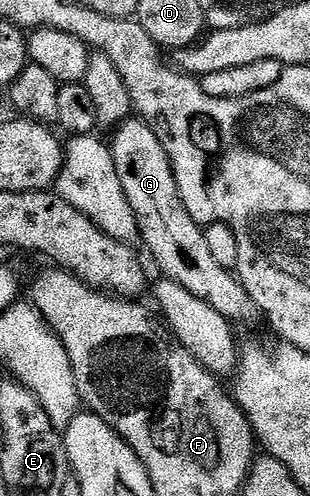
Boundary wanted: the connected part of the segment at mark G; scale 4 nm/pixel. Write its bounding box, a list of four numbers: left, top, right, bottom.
[109,118,259,325]

